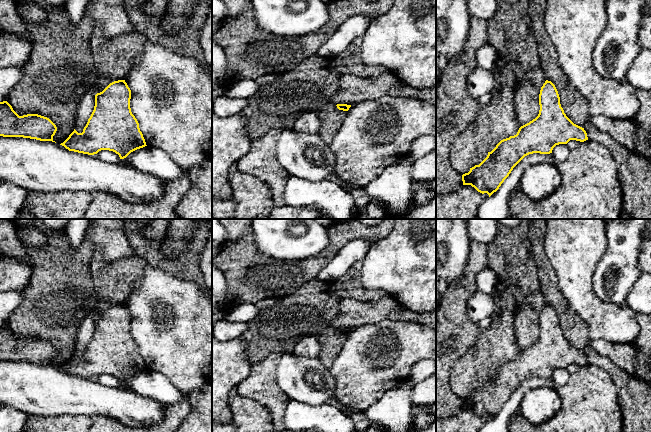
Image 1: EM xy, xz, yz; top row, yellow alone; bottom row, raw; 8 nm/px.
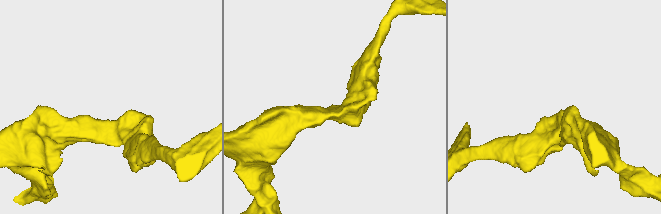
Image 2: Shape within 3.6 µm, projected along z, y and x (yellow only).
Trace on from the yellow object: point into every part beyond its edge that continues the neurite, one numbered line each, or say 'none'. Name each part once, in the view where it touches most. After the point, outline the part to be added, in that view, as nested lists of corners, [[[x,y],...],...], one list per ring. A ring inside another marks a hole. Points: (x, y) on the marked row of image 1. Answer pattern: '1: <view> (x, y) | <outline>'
none

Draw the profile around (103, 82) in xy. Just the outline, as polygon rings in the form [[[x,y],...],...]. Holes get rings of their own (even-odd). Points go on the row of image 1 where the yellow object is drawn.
[[[93,25],[91,49],[95,52],[95,66],[100,74],[95,93],[102,92],[114,81],[126,79],[135,54],[142,50],[147,40],[146,35],[139,30],[106,39],[100,27]]]

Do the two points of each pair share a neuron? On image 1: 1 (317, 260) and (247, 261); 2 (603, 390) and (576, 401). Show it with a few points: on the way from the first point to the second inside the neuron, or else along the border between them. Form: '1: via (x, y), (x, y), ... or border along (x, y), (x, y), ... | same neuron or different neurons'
1: via (300, 269), (264, 269) | same neuron
2: via (596, 394), (587, 401), (583, 401) | same neuron

